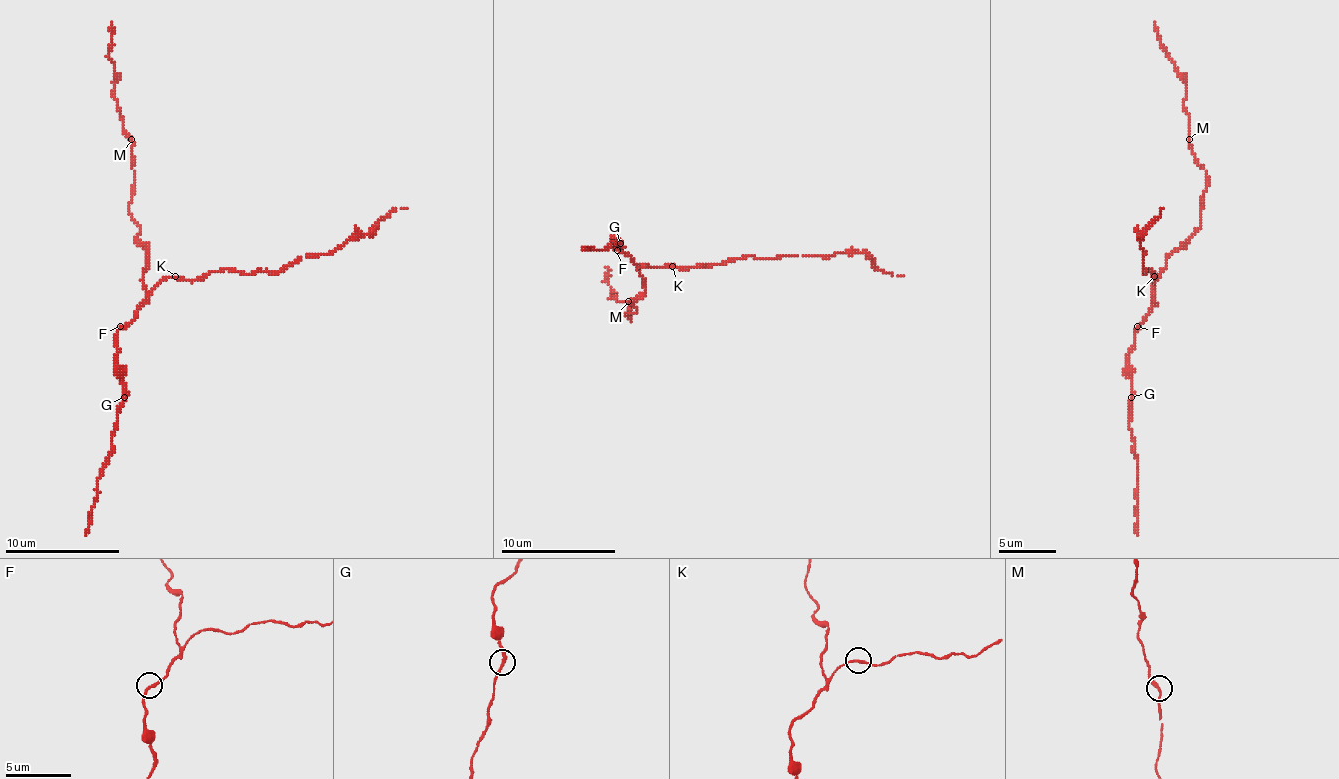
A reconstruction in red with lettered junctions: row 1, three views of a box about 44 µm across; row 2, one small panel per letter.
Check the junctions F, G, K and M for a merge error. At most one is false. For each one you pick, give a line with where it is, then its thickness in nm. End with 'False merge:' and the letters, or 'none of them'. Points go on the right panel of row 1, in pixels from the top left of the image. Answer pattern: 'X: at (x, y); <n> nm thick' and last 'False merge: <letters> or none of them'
False merge: none of them

